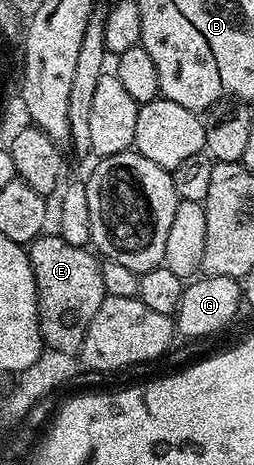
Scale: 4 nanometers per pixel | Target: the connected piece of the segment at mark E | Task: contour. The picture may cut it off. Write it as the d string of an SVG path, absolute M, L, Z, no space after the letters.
M55 232L40 234L30 243L27 255L37 284L39 327L44 347L57 354L78 355L85 332L89 324L93 324L93 316L97 316L97 308L101 308L107 297L105 280L101 280L100 259L87 246L69 244Z

